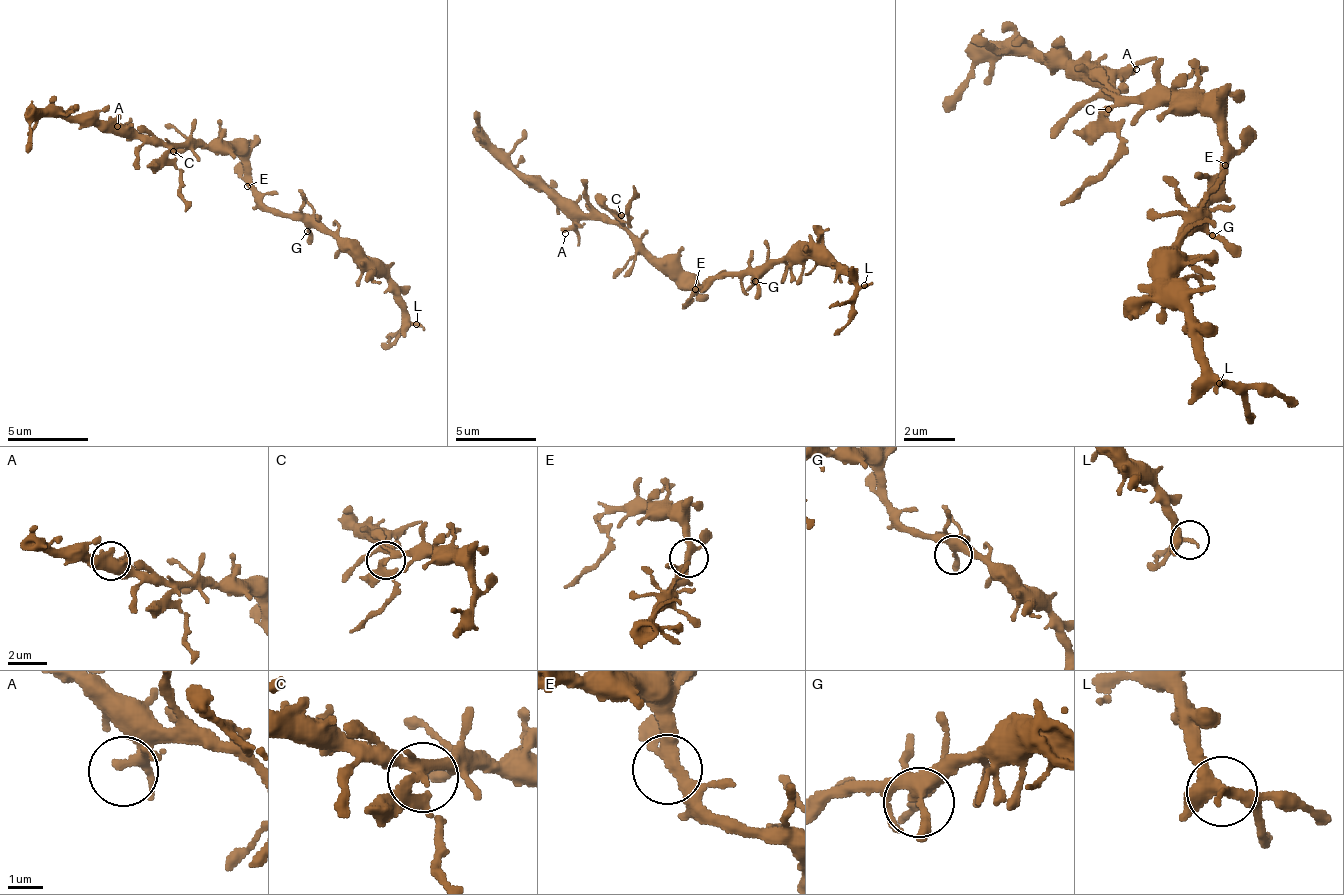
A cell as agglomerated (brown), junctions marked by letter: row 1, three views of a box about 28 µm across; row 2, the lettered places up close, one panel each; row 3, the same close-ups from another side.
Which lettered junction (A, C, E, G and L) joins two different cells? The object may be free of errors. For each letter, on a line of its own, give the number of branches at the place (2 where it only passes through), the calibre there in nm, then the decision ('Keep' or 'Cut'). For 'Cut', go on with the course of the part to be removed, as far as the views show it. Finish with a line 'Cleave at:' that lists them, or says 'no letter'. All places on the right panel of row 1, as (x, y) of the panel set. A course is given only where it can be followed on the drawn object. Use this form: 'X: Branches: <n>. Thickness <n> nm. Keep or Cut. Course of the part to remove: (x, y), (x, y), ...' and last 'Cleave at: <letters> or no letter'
A: Branches: 2. Thickness 280 nm. Keep
C: Branches: 4. Thickness 280 nm. Cut. Course of the part to remove: (1110, 107), (1116, 159), (1059, 203)
E: Branches: 3. Thickness 280 nm. Keep
G: Branches: 4. Thickness 320 nm. Keep
L: Branches: 3. Thickness 240 nm. Keep
Cleave at: C

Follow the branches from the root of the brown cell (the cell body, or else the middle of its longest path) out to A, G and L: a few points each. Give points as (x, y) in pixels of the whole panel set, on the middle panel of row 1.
A: (691, 289), (683, 281), (670, 277), (622, 229), (614, 225), (590, 220), (586, 225), (574, 225), (565, 233)
G: (691, 289), (703, 289), (715, 277), (743, 277), (751, 273), (755, 281)
L: (691, 289), (699, 289), (715, 273), (763, 273), (784, 261), (804, 261), (808, 257), (828, 257), (864, 285)

